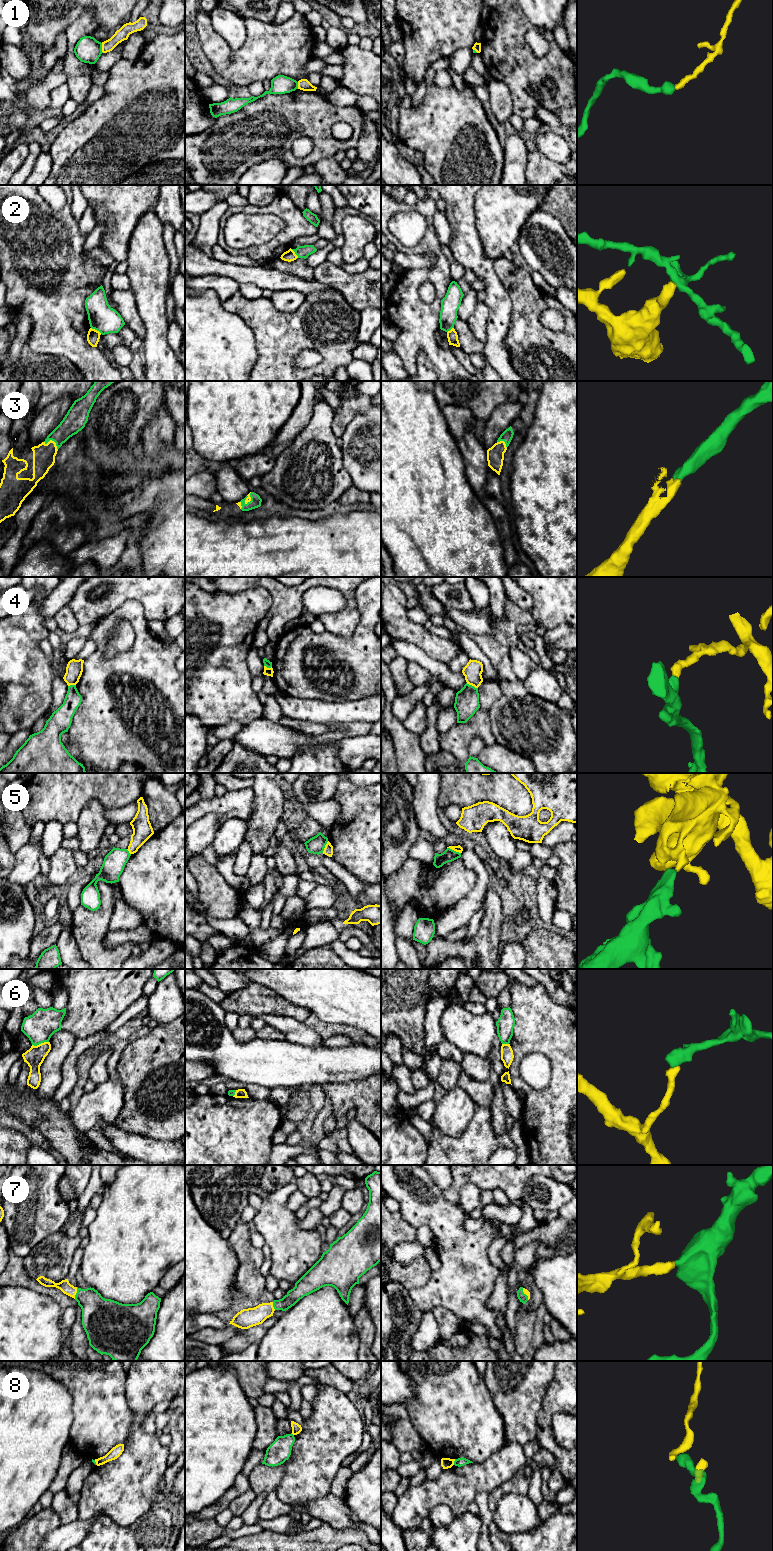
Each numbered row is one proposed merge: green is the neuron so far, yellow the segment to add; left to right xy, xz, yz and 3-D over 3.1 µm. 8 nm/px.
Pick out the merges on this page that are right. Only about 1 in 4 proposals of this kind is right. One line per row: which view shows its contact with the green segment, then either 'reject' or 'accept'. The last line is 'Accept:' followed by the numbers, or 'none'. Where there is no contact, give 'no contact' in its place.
1: contact in xy; reject
2: contact in xy; reject
3: contact in xy; accept
4: contact in yz; reject
5: contact in yz; reject
6: contact in xy; reject
7: contact in xy; accept
8: contact in yz; reject
Accept: 3, 7

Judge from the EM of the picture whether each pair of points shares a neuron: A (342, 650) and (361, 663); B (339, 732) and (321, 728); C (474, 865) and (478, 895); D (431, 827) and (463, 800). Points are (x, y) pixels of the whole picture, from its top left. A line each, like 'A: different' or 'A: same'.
A: same
B: different
C: same
D: different

